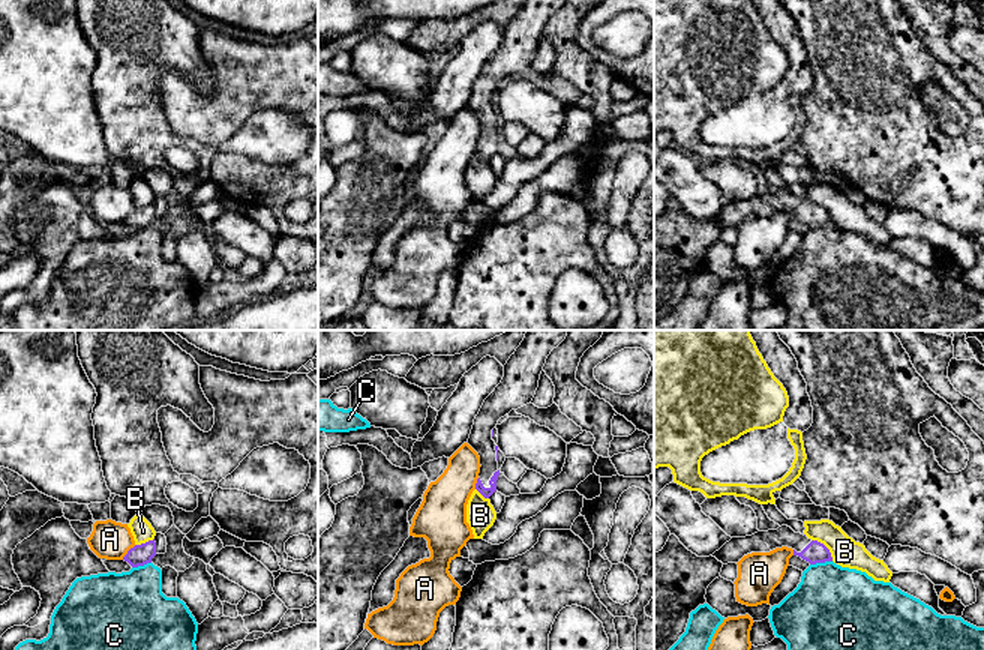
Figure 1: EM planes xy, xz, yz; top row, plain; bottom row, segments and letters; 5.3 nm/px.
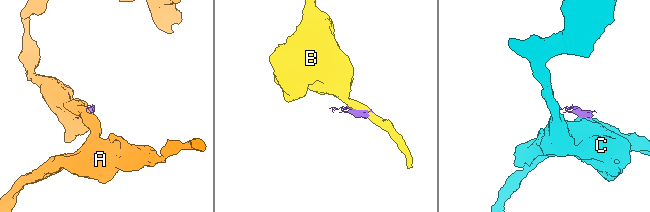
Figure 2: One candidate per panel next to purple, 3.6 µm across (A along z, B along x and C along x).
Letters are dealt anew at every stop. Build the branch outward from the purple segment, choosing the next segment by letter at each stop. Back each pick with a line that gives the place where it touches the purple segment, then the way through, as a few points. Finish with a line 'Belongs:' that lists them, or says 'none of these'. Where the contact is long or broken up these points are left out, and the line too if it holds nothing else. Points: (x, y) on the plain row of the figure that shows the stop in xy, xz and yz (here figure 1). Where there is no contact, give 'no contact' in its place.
Belongs: none of these

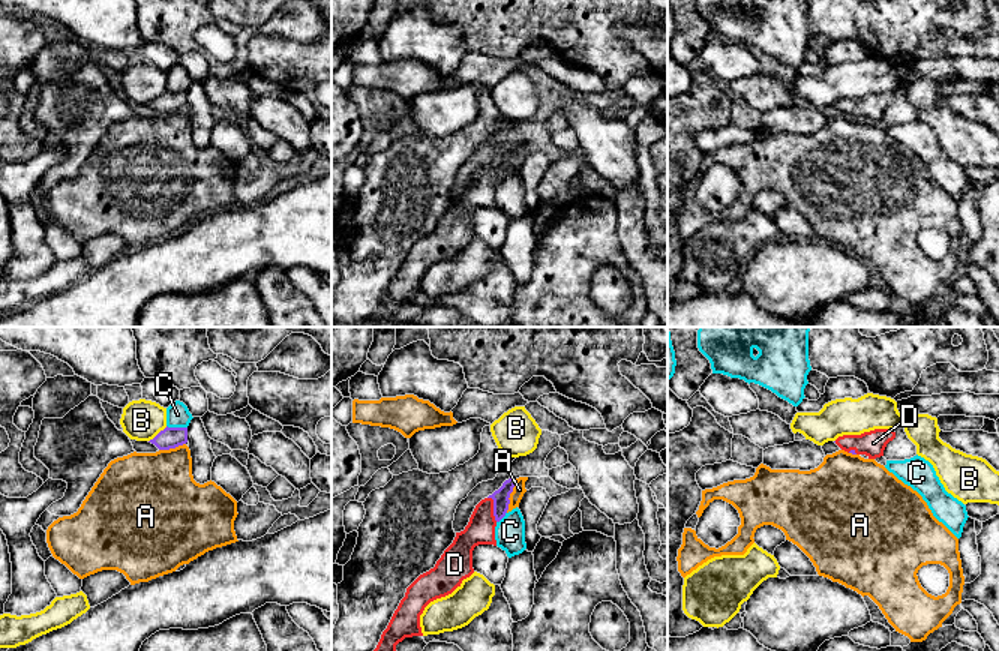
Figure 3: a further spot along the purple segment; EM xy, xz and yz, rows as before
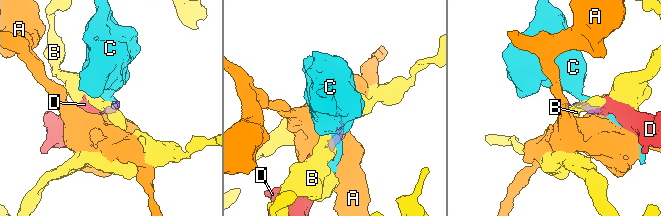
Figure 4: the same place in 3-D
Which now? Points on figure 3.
D: xz (494, 173) | across xz (500, 161), (494, 173), (483, 183), (480, 194)
Belongs: D

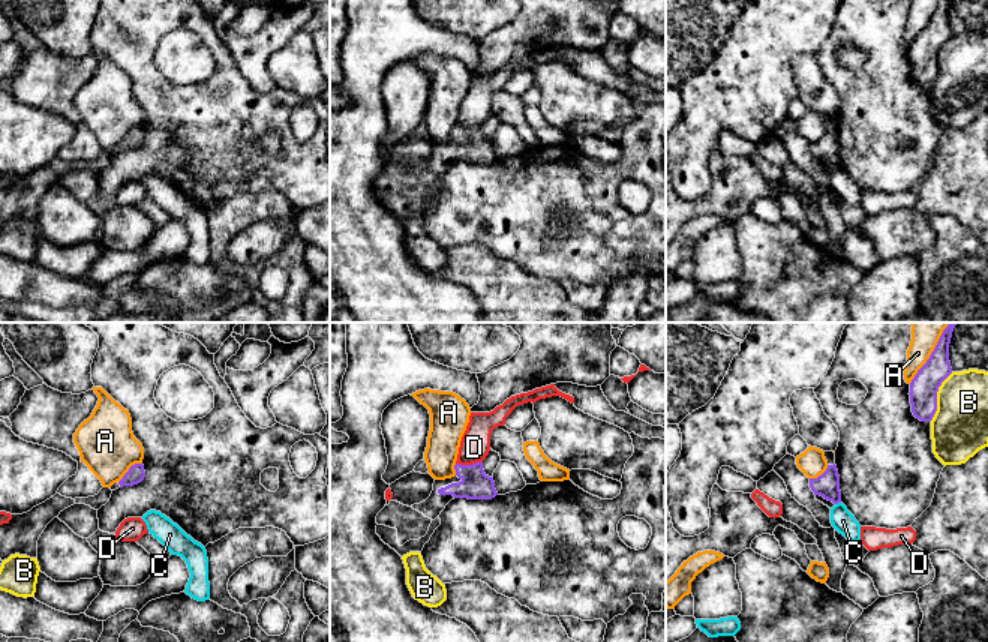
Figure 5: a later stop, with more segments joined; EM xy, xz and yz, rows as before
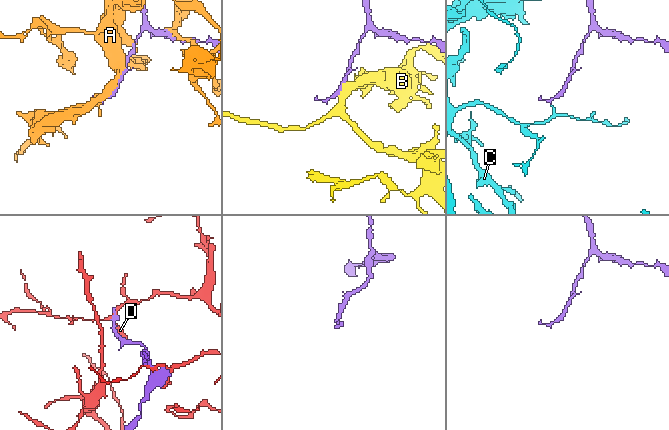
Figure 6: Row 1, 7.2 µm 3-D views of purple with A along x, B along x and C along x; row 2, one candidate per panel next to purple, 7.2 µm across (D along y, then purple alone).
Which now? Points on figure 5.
Belongs: none of these

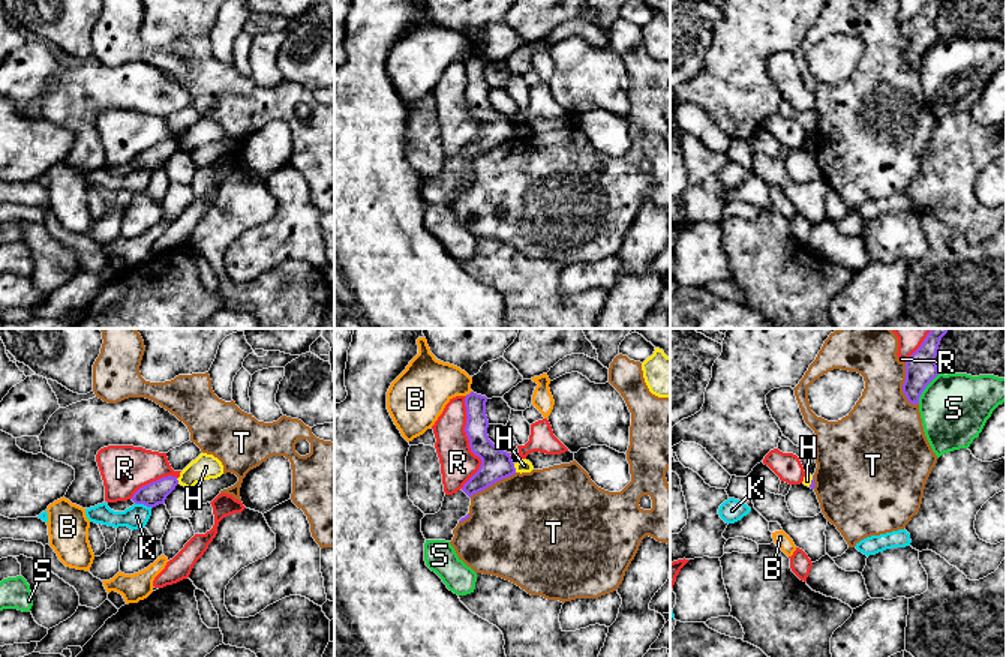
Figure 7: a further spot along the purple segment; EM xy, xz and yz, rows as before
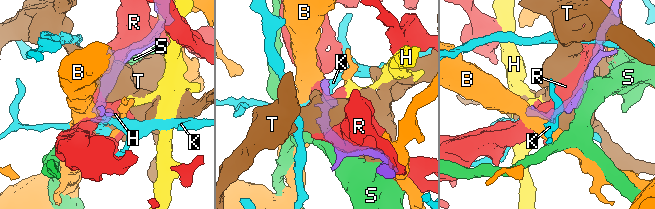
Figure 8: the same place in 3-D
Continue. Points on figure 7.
Belongs: none of these

